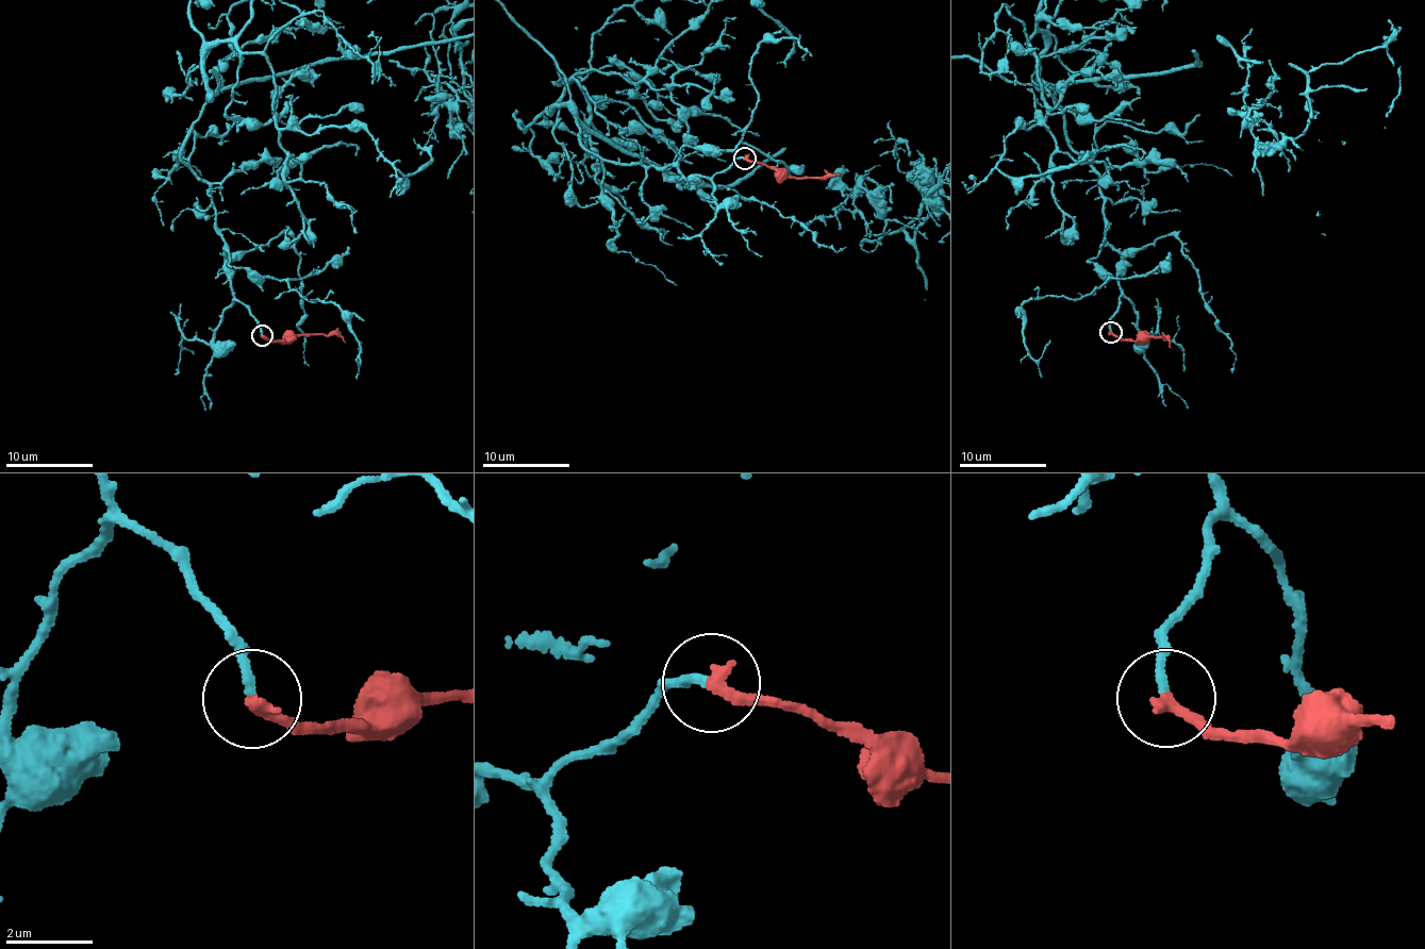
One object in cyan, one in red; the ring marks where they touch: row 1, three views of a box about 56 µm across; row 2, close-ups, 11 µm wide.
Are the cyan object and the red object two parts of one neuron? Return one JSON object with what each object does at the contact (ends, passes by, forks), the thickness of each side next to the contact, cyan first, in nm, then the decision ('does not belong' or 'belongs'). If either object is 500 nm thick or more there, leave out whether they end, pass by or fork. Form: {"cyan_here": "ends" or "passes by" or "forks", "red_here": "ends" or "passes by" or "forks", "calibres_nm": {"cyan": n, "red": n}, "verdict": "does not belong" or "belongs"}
{"cyan_here": "ends", "red_here": "ends", "calibres_nm": {"cyan": 200, "red": 280}, "verdict": "belongs"}

